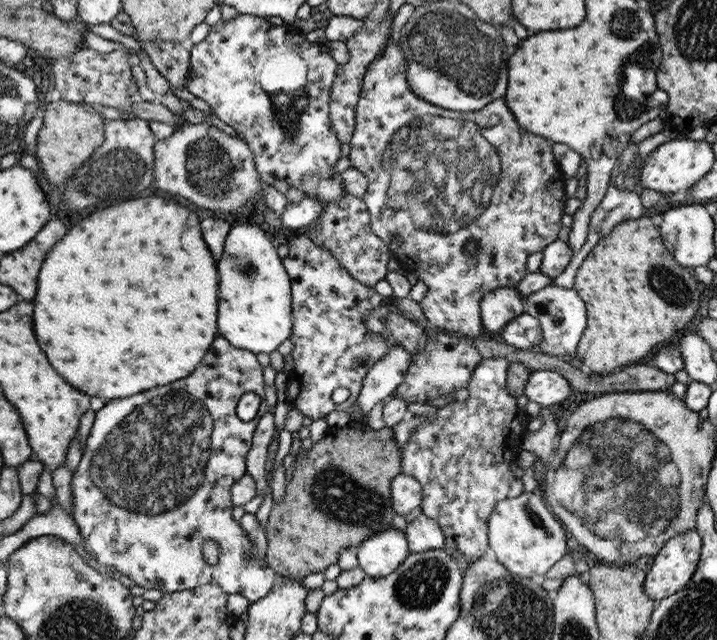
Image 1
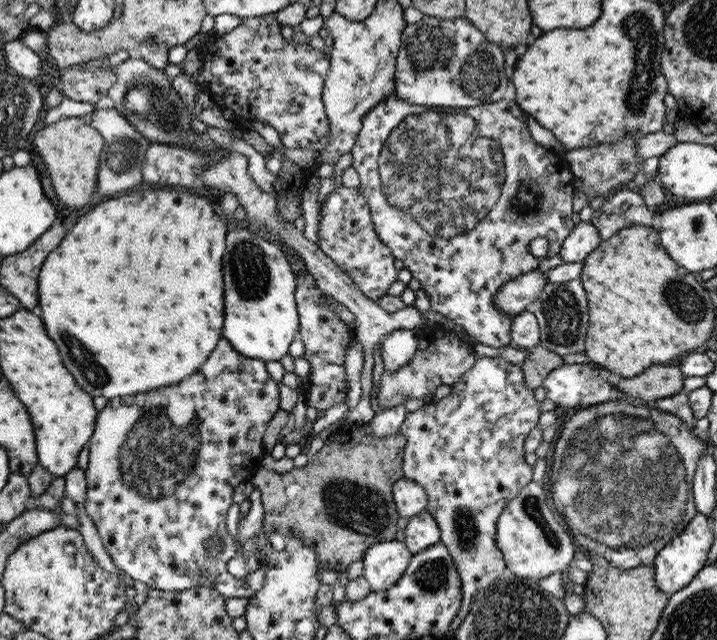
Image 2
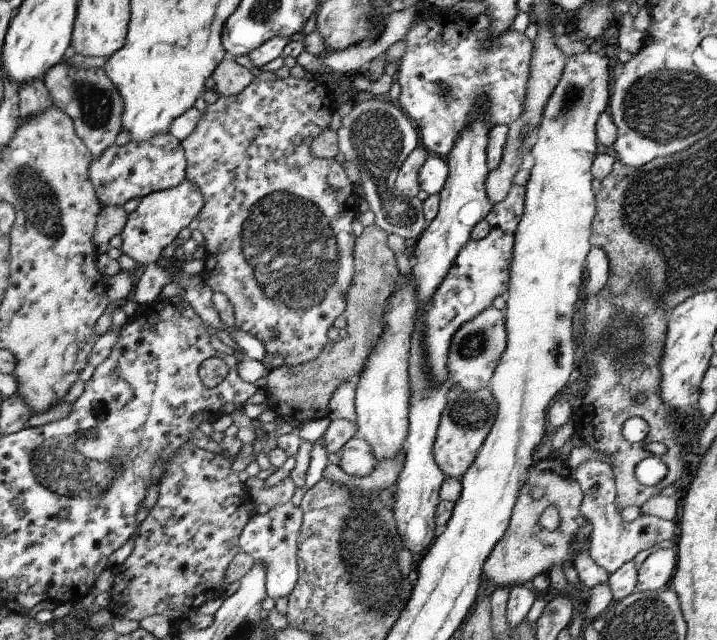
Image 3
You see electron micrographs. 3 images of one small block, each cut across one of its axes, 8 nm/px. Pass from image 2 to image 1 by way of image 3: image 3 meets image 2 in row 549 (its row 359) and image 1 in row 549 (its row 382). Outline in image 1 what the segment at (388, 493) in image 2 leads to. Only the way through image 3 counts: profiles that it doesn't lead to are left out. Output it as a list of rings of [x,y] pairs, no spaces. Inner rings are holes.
[[[383,427],[379,430],[368,430],[368,432],[362,432],[362,430],[338,430],[337,428],[326,434],[325,437],[312,445],[312,448],[308,450],[308,454],[298,462],[296,466],[296,472],[294,472],[294,478],[289,478],[284,492],[284,497],[278,500],[278,503],[274,503],[270,517],[266,524],[266,537],[267,537],[267,549],[264,554],[264,560],[267,562],[275,573],[279,576],[302,579],[306,576],[310,576],[315,573],[324,573],[325,570],[333,564],[338,564],[339,552],[343,548],[356,547],[362,542],[380,534],[389,528],[392,528],[393,516],[396,515],[392,498],[391,498],[391,482],[395,476],[398,476],[402,470],[401,464],[401,450],[398,448],[395,434],[391,427]]]

